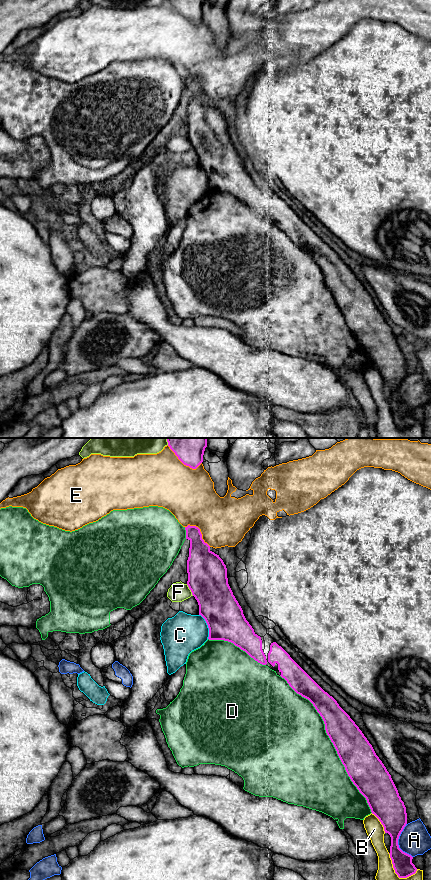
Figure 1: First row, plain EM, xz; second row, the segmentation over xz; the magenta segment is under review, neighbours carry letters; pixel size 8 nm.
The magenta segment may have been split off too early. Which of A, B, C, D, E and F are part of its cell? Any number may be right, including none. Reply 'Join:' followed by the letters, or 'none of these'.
Join: none of these

